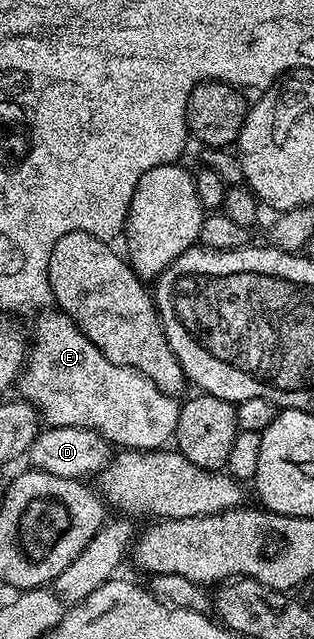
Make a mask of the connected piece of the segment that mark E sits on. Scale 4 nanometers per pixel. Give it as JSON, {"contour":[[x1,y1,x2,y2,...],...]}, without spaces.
{"contour":[[54,311,55,313,43,313,35,321,35,342,32,340,29,345,29,356,25,362,25,368,19,375,17,382,18,396,22,400,28,401,34,409,38,409,39,416,48,426,59,426,61,428,81,428,91,429,97,432,112,446,122,447,123,449,162,449,170,442,175,435,175,428,178,425,178,417,180,410,180,402,174,396,162,393,148,377,141,375,136,369,127,369,123,365,117,363,109,363,109,359,105,359,105,355,101,355,101,351,95,346,91,340,85,336,75,326,75,320,68,317,62,311]]}

